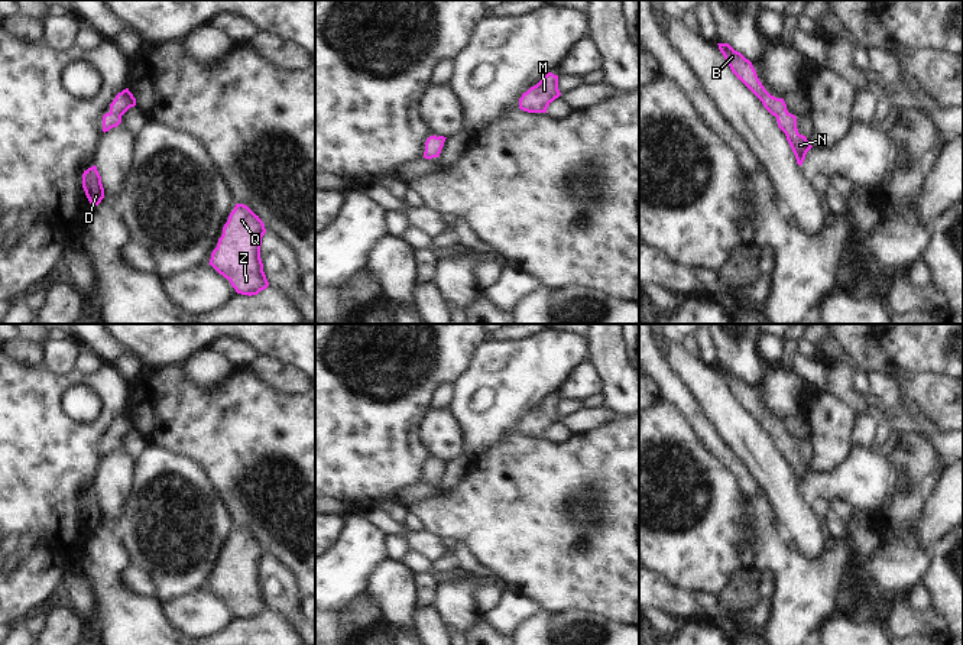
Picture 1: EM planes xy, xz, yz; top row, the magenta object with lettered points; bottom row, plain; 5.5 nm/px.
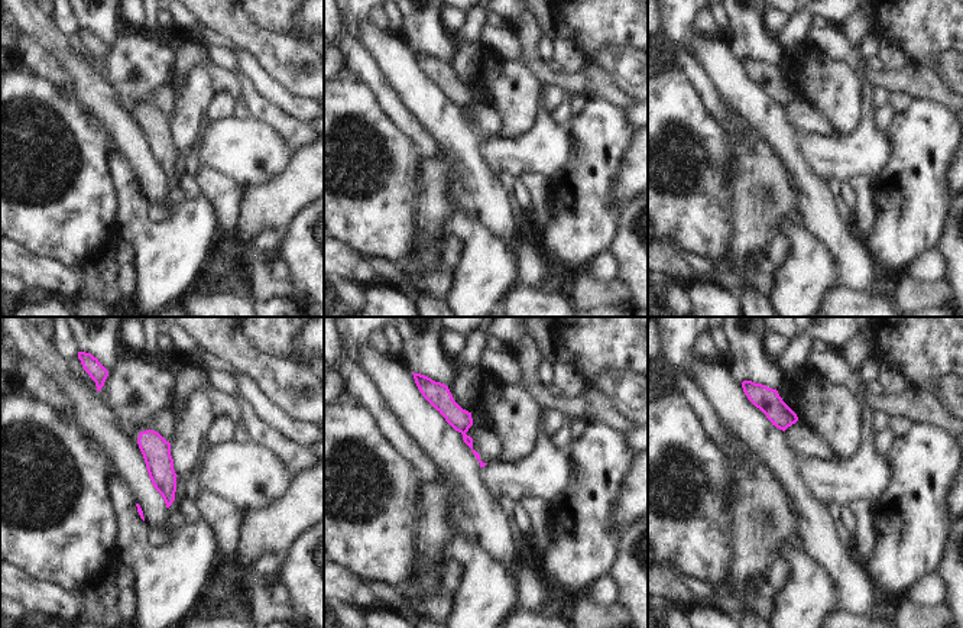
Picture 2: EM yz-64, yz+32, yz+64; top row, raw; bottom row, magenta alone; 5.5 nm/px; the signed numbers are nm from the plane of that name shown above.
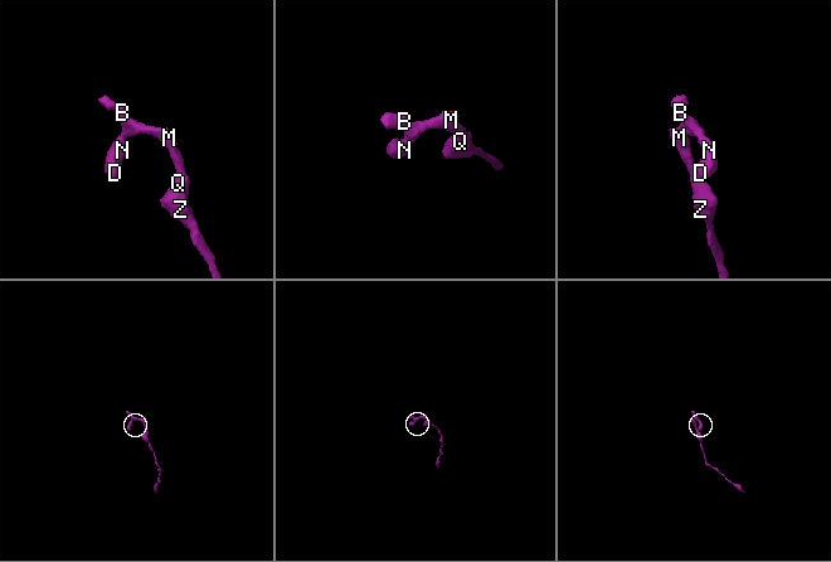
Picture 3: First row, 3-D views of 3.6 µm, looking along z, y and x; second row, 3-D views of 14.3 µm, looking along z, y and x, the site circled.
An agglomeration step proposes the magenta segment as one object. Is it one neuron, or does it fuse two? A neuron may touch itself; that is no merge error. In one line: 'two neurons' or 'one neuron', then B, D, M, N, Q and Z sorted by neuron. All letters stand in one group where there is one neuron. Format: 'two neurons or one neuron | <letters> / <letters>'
one neuron | B D M N Q Z

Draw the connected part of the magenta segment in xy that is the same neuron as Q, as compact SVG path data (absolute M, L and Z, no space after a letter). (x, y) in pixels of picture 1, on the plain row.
M236 528L223 551L210 587L237 618L257 619L269 610L260 583L263 545L247 529Z

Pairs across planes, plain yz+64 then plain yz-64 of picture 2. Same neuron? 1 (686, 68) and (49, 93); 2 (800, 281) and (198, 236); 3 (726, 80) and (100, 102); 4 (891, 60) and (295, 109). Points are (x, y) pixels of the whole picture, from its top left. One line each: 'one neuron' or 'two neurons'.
1: two neurons
2: one neuron
3: one neuron
4: one neuron

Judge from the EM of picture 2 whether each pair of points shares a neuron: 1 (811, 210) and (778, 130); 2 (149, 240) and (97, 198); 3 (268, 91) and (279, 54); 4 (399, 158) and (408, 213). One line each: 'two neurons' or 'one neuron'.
1: one neuron
2: two neurons
3: two neurons
4: one neuron

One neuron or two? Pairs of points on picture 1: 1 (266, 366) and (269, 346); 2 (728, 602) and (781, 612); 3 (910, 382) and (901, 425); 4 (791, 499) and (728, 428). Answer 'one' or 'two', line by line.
1: two
2: two
3: two
4: one

